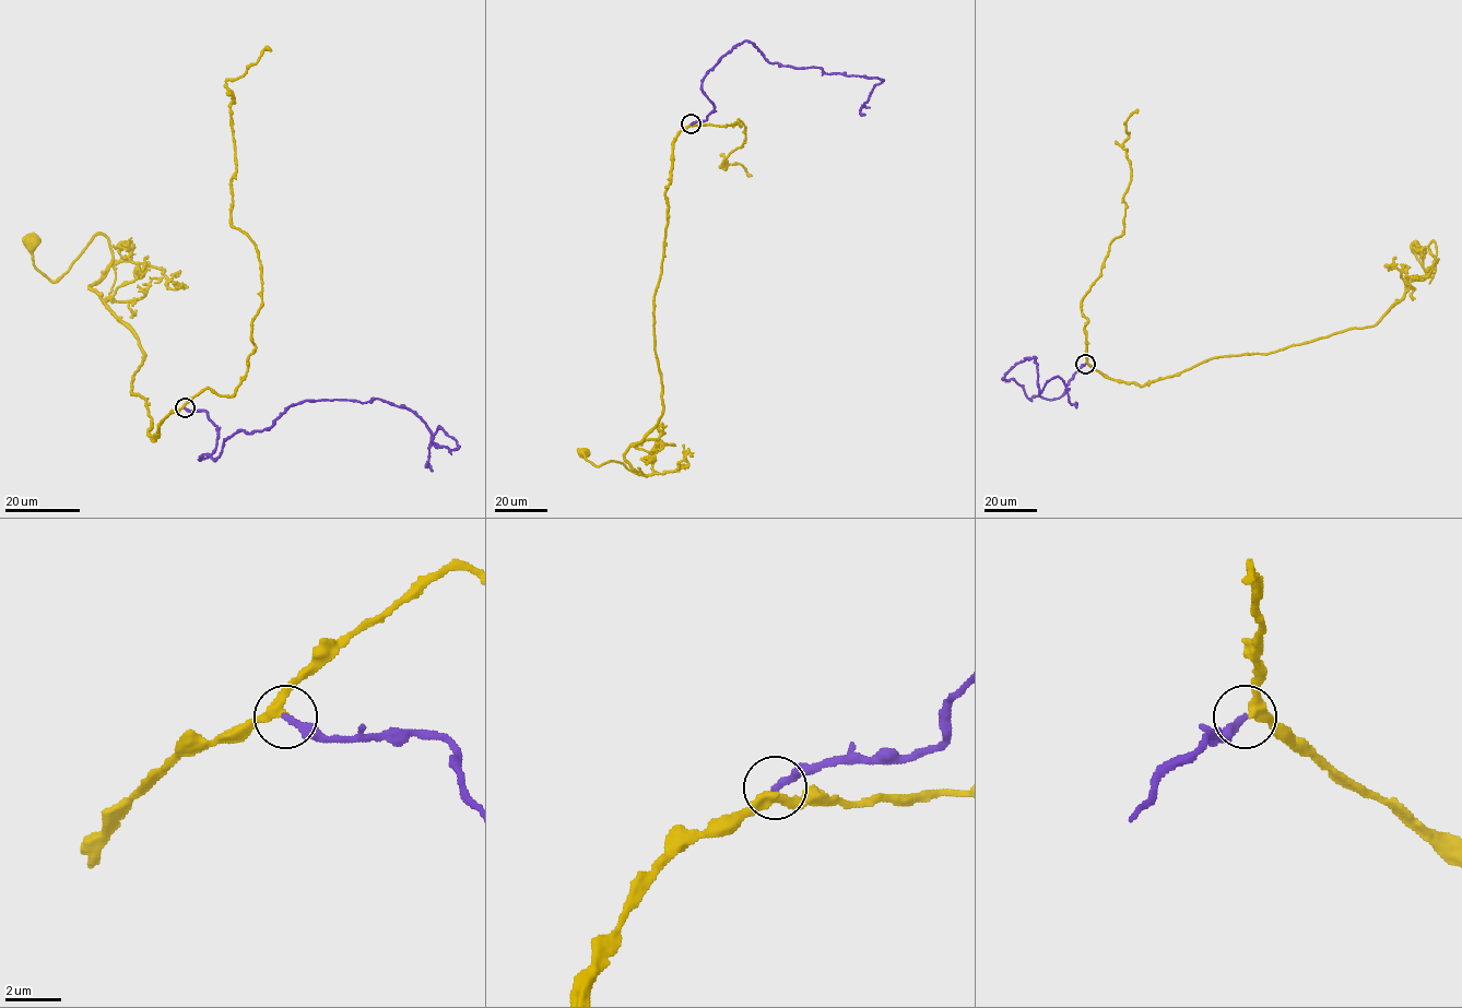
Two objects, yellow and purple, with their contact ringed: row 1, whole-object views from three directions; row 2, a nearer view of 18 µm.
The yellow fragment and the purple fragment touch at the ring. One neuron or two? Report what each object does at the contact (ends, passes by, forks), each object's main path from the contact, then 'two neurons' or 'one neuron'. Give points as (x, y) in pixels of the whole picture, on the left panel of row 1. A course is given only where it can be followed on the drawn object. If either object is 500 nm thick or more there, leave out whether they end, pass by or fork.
yellow passes by; purple ends there; yellow runs (184, 407), (148, 431), (138, 338), (90, 287), (109, 240), (50, 281), (31, 239); purple runs (184, 408), (217, 431), (201, 460), (298, 402), (392, 402), (435, 446), (456, 441), (438, 427), (433, 471); one neuron

